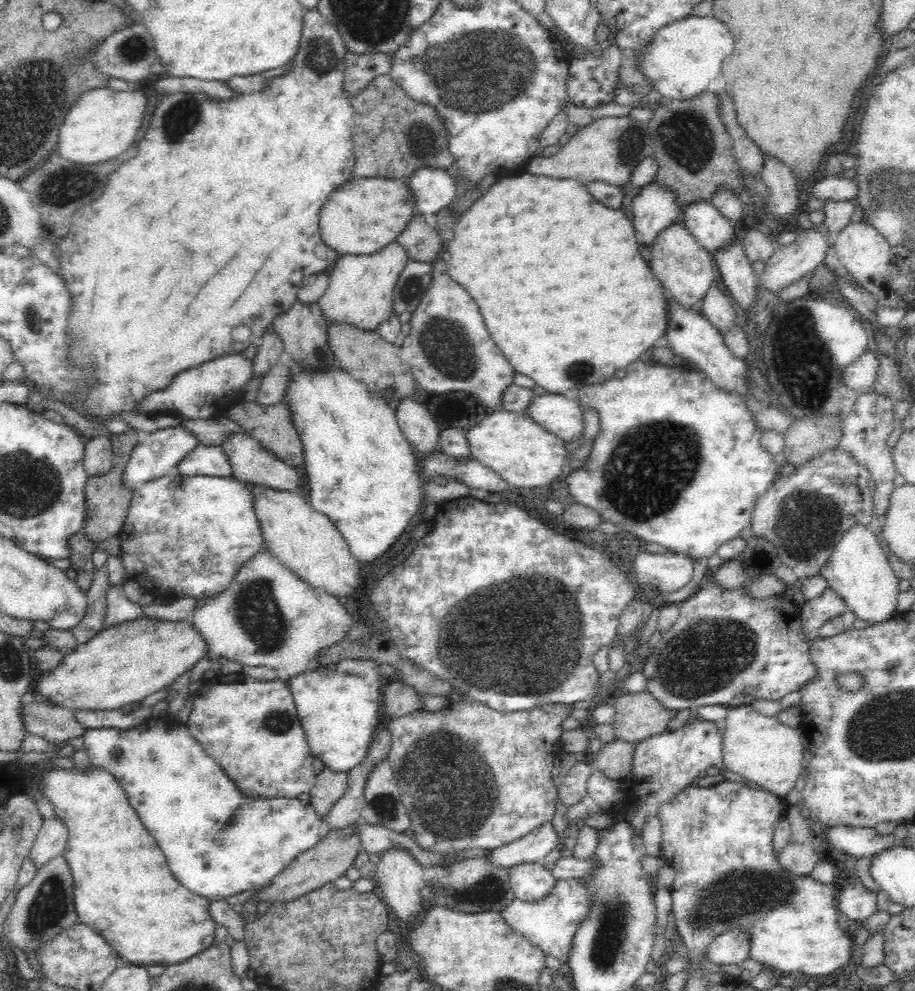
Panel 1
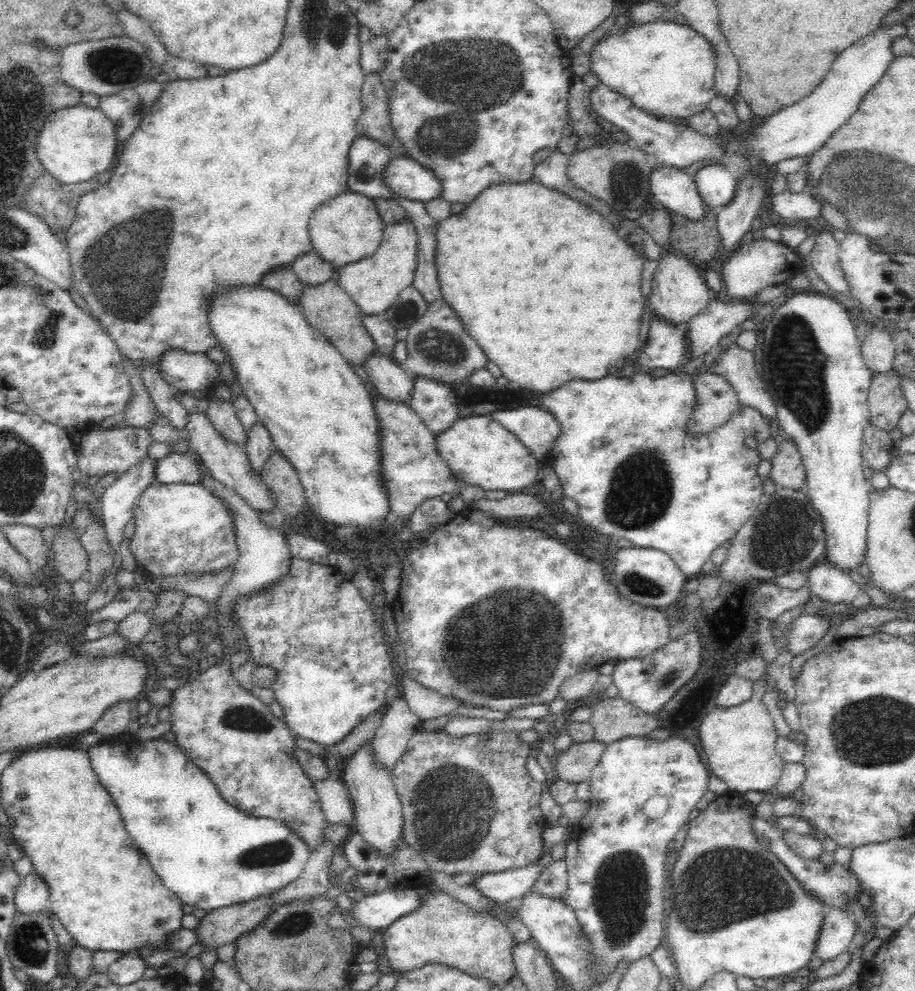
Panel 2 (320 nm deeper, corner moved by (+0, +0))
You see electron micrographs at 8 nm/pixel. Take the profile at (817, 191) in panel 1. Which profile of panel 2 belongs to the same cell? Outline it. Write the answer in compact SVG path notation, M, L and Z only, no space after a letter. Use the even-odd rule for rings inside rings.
M788 190L770 196L773 213L783 220L813 219L821 216L821 202L813 195L792 193Z

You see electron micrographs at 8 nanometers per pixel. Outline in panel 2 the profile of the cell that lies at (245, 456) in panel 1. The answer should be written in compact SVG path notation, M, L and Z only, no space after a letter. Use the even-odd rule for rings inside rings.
M218 398L210 400L207 418L226 440L242 445L244 438L247 438L244 428L241 428L239 419L236 417L233 402Z

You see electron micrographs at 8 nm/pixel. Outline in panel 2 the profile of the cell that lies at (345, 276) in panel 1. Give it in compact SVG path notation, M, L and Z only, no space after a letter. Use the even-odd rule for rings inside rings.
M409 217L385 224L382 242L374 254L337 268L335 277L363 314L382 315L402 290L413 283L418 249L418 233Z

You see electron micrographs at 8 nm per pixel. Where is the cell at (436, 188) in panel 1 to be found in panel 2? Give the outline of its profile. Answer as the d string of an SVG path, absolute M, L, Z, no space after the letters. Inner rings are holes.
M392 156L382 171L381 184L400 198L425 203L442 192L440 181L430 169L408 157Z

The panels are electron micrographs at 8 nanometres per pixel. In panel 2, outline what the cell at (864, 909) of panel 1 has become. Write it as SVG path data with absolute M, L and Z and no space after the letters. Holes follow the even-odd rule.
M834 908L827 909L814 954L823 962L839 957L847 951L856 932L851 914Z

